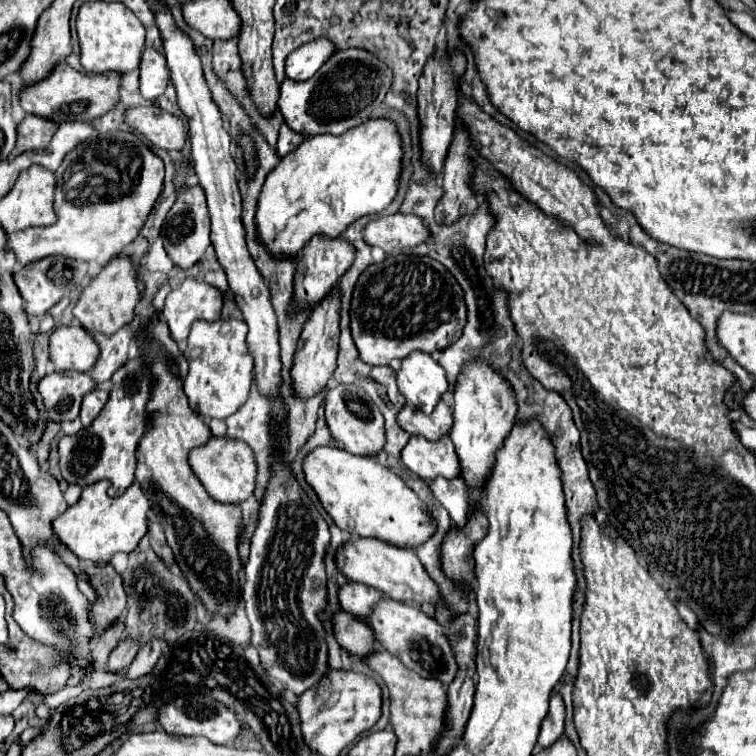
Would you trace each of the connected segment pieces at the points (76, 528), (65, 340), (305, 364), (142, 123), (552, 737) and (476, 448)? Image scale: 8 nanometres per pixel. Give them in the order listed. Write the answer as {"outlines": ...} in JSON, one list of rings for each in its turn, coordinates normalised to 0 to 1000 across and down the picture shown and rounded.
{"outlines":[[[[135,635],[108,648],[106,661],[93,669],[87,677],[69,688],[69,701],[74,712],[87,720],[103,738],[122,741],[127,746],[143,743],[153,730],[175,730],[185,712],[196,704],[196,661],[188,659],[188,648],[183,640],[175,640],[161,656],[146,659],[140,653],[146,638]]],[[[101,429],[74,431],[74,437],[66,442],[63,466],[77,492],[85,489],[116,492],[130,474],[127,452],[108,431]]],[[[442,384],[437,392],[431,392],[407,418],[407,426],[402,429],[402,437],[394,450],[394,460],[386,476],[384,487],[384,500],[386,500],[386,513],[389,521],[397,526],[413,526],[418,524],[426,513],[431,513],[434,503],[439,500],[444,489],[444,468],[447,468],[447,444],[450,444],[450,423],[447,423],[447,410],[450,410],[450,394],[447,386]]],[[[204,138],[167,146],[164,161],[214,198],[241,198],[241,190],[246,190],[243,159]]],[[[738,918],[728,923],[728,939],[717,955],[717,966],[712,974],[712,984],[717,989],[730,987],[746,968],[746,929]]],[[[627,476],[614,484],[601,516],[601,563],[595,579],[608,606],[608,630],[619,648],[638,648],[648,624],[653,622],[656,595],[664,593],[669,577],[680,563],[683,532],[675,508],[640,476]]]]}

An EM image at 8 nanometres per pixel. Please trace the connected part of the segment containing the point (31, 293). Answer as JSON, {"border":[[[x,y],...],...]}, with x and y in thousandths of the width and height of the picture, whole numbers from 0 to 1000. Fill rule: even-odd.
{"border":[[[63,339],[58,344],[42,347],[19,362],[19,376],[24,376],[24,386],[34,399],[37,418],[58,418],[87,386],[106,378],[114,370],[116,349],[103,344],[90,344],[85,339]]]}

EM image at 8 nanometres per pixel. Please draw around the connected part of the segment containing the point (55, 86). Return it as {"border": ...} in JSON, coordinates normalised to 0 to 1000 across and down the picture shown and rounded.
{"border":[[[77,82],[66,101],[56,103],[42,114],[32,114],[24,119],[24,135],[34,151],[58,153],[74,164],[87,159],[124,159],[140,151],[156,135],[159,98],[111,98],[93,90],[87,82]]]}

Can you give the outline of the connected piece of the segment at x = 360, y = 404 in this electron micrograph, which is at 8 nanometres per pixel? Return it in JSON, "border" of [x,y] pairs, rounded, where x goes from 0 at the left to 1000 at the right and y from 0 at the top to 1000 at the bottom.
{"border":[[[444,508],[434,516],[429,526],[429,542],[431,542],[431,561],[437,571],[442,574],[444,587],[463,598],[463,601],[487,601],[497,603],[500,595],[508,593],[511,574],[508,574],[508,553],[500,542],[500,537],[489,529],[487,519],[481,513],[474,513],[468,508]]]}

